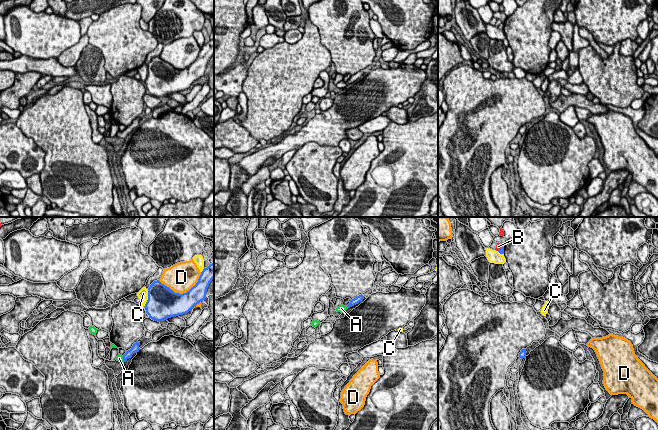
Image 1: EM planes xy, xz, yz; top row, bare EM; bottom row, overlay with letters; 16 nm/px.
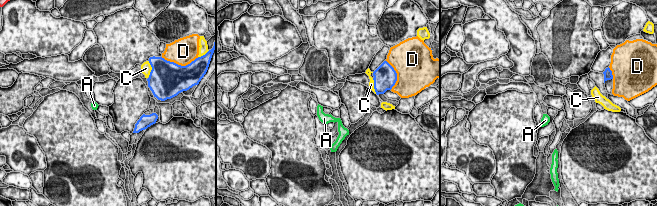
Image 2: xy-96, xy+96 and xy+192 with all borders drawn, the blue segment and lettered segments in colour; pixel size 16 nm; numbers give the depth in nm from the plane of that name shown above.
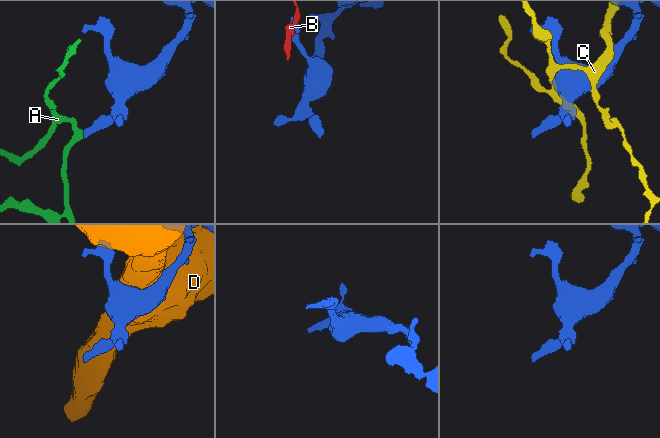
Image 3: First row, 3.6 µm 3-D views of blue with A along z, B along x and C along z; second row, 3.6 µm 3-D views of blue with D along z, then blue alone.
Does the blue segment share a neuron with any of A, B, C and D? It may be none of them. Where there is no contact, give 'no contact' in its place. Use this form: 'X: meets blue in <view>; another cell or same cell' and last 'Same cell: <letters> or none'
A: meets blue in xz; same cell
B: meets blue in yz; another cell
C: meets blue in xy; another cell
D: meets blue in xy; another cell
Same cell: A

